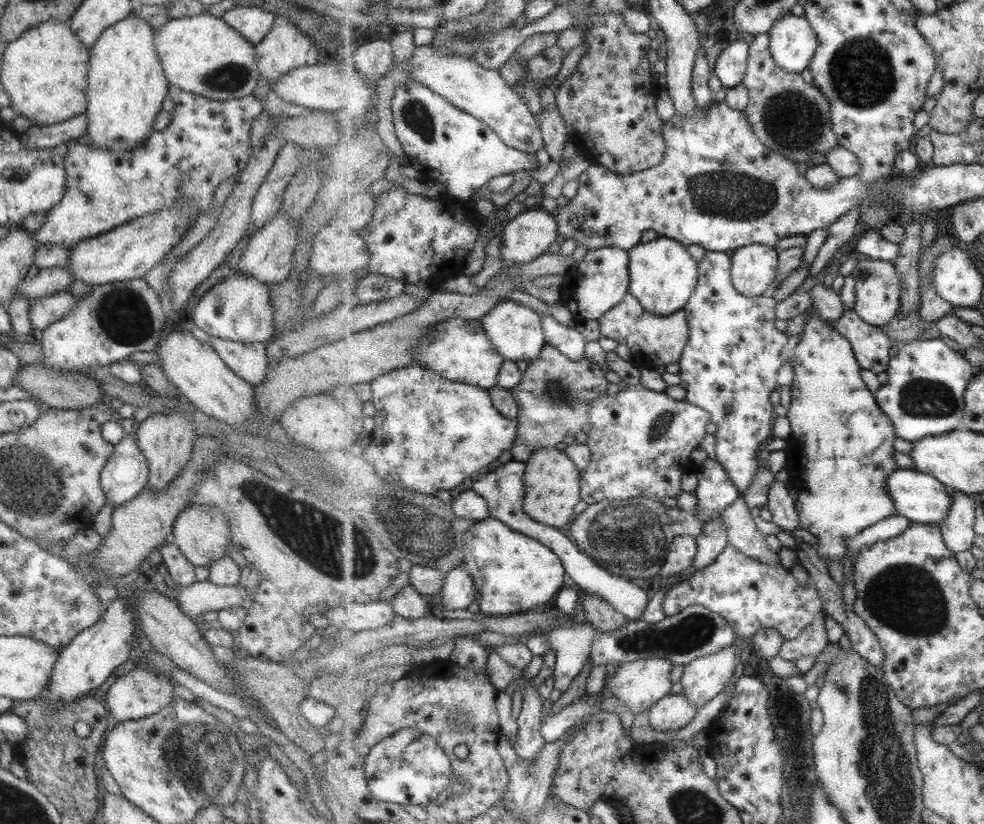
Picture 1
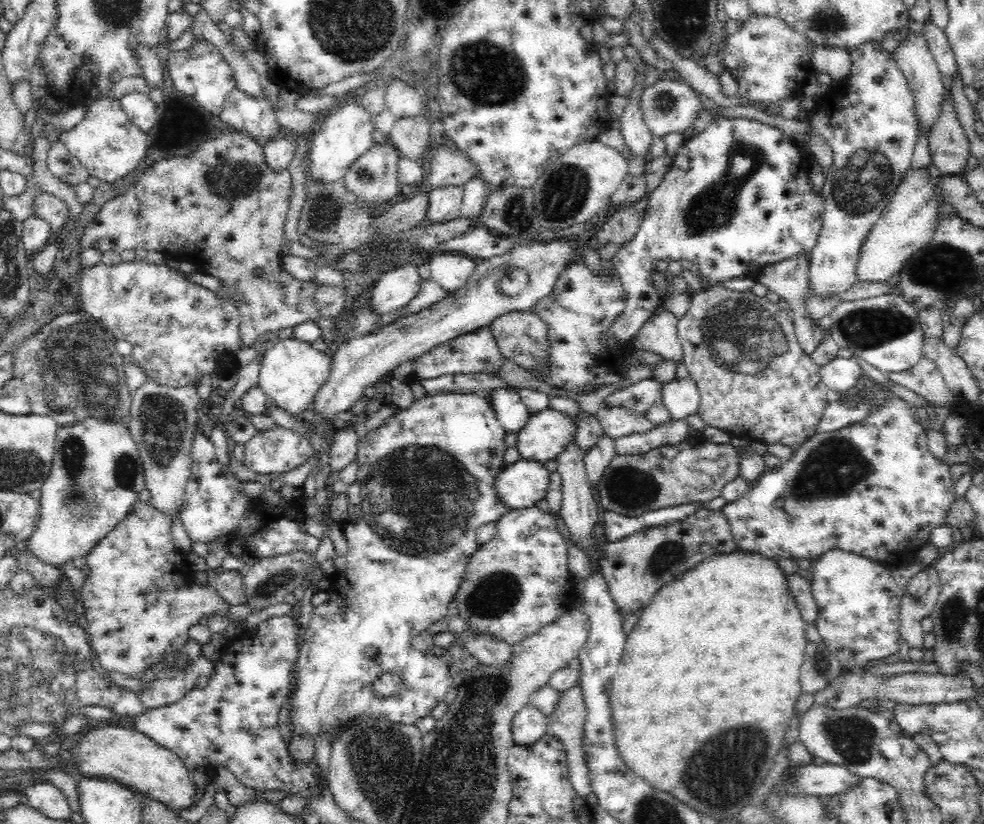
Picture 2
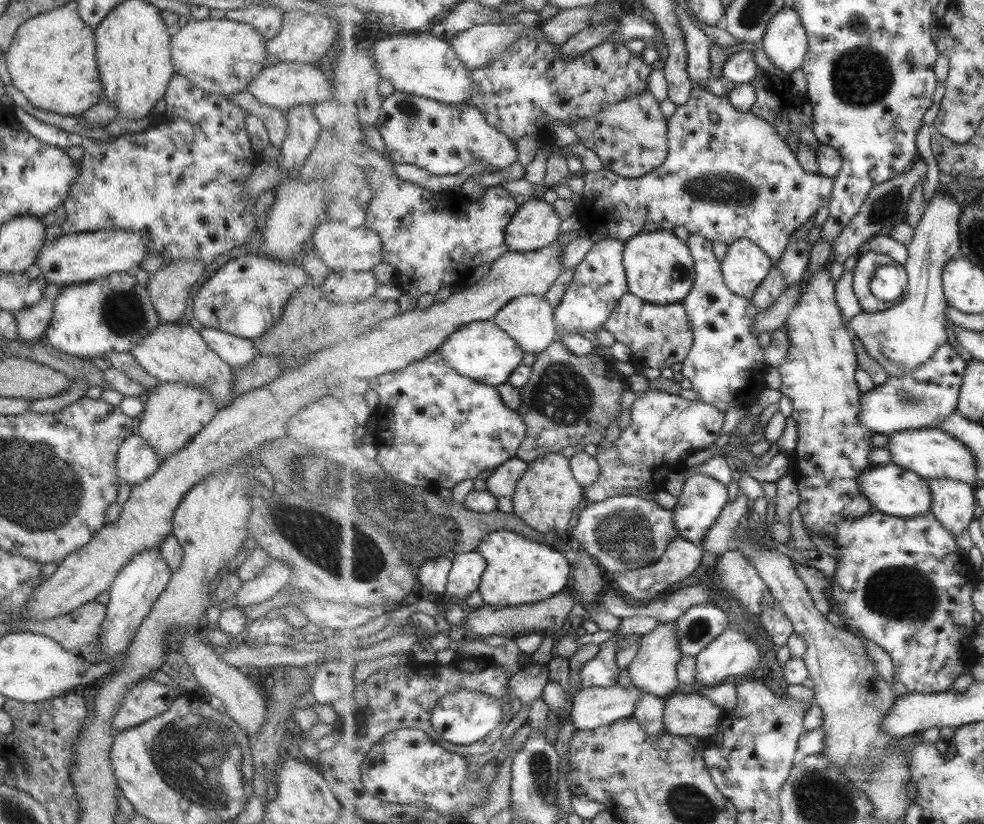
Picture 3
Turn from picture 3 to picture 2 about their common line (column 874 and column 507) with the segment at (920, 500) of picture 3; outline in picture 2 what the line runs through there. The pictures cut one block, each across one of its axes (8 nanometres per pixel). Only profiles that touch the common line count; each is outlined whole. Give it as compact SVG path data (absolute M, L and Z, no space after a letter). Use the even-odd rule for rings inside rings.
M521 458L504 467L494 487L509 509L523 509L545 499L550 473L543 462Z

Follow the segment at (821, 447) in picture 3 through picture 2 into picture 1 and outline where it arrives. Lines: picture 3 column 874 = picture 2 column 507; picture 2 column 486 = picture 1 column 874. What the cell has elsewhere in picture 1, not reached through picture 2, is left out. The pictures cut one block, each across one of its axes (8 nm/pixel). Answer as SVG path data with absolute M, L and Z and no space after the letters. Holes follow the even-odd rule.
M815 306L813 307L814 309L812 310L811 316L807 318L804 331L799 334L800 339L795 347L795 354L789 358L794 371L794 378L791 385L791 404L787 409L787 418L791 424L791 433L787 438L788 448L785 450L788 460L787 469L790 475L788 483L798 491L797 507L799 518L801 519L801 528L809 532L817 540L815 550L819 552L821 560L823 560L825 564L828 564L831 560L836 560L842 564L843 559L847 559L853 565L854 561L858 560L859 554L854 555L849 552L845 547L846 541L857 536L859 532L863 532L865 528L877 524L879 520L898 514L894 499L890 497L889 490L887 490L887 481L890 474L893 473L894 470L899 469L899 467L895 465L895 460L893 459L893 454L896 453L894 442L898 435L896 434L894 423L891 422L891 419L882 411L881 406L878 405L875 392L872 391L864 381L862 377L863 368L858 358L855 356L854 346L851 344L850 339L835 329L833 323L821 318L821 316L819 316L819 309Z

